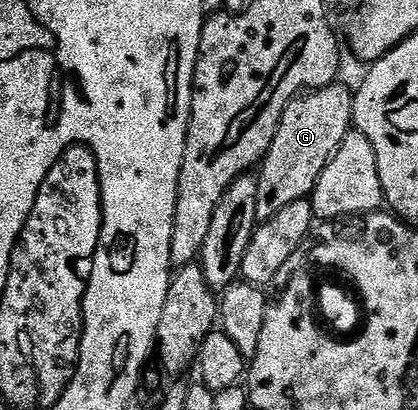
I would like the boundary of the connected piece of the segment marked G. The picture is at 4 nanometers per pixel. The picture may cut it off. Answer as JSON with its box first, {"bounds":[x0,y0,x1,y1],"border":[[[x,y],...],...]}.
{"bounds":[255,82,354,221],"border":[[[334,82],[325,88],[315,88],[298,94],[290,100],[283,110],[275,138],[259,165],[257,189],[259,198],[255,202],[258,221],[270,220],[291,202],[307,200],[312,197],[315,182],[323,174],[323,166],[339,150],[339,142],[354,127],[352,87]]]}

